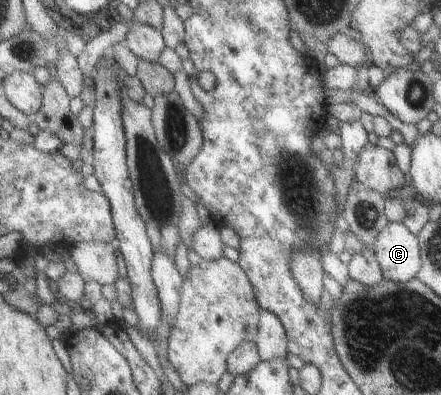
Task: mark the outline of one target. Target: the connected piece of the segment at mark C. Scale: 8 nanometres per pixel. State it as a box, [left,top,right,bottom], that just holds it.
[372,222,421,284]

